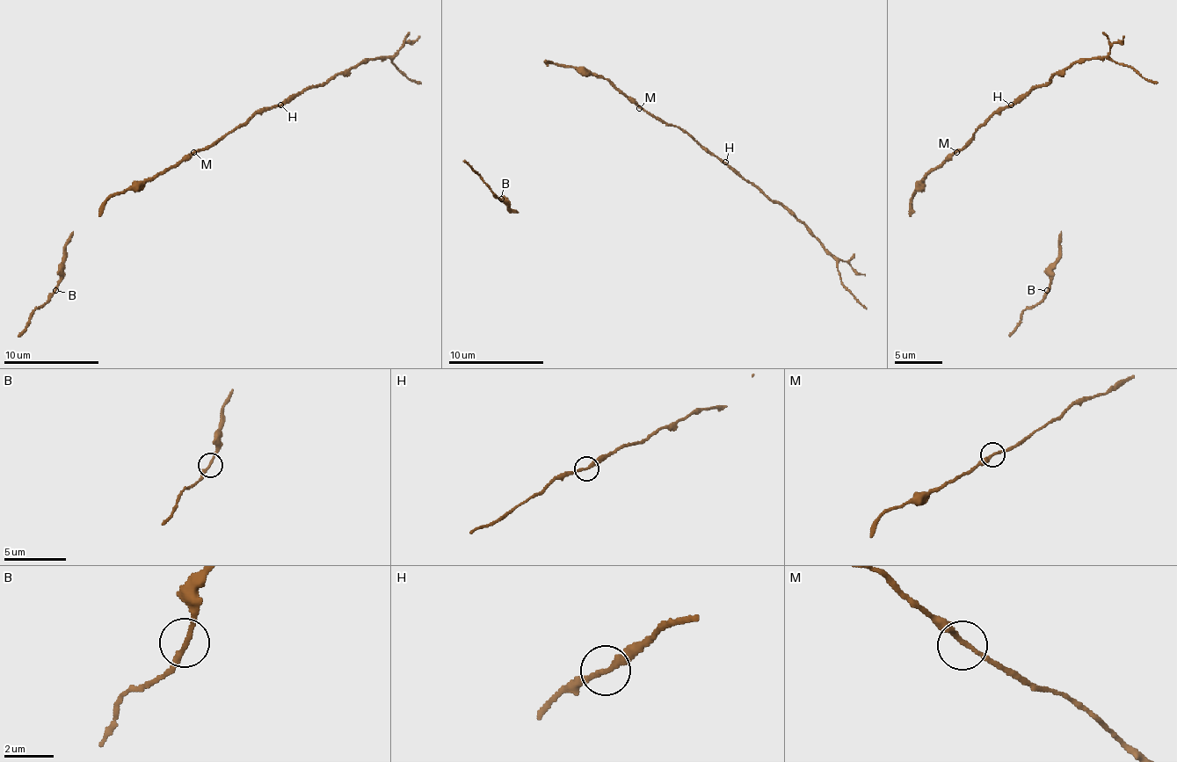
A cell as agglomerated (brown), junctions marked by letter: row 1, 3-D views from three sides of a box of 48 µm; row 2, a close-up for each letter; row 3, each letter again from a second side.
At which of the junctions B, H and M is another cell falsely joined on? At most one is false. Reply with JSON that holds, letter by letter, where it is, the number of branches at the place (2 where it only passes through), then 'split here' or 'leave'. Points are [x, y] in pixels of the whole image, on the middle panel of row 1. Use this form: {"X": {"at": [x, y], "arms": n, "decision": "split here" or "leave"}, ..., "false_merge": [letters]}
{"B": {"at": [501, 199], "arms": 2, "decision": "leave"}, "H": {"at": [725, 162], "arms": 2, "decision": "split here"}, "M": {"at": [639, 108], "arms": 2, "decision": "leave"}, "false_merge": ["H"]}

